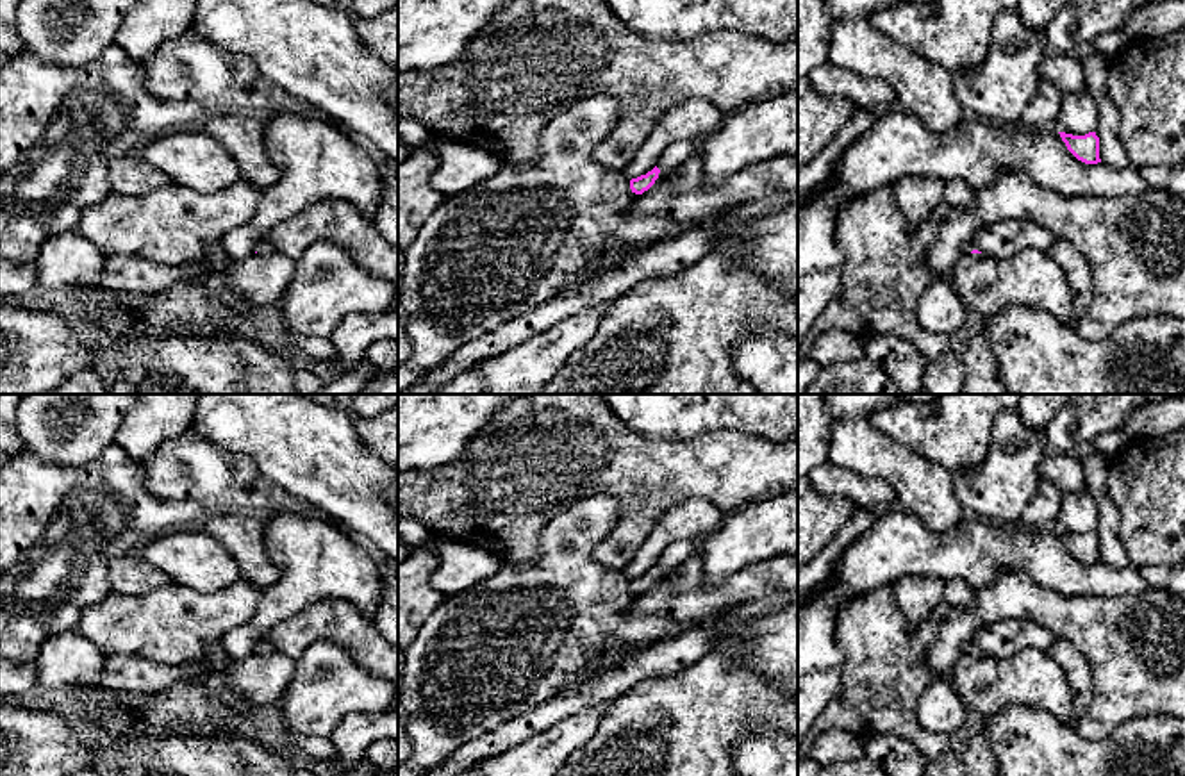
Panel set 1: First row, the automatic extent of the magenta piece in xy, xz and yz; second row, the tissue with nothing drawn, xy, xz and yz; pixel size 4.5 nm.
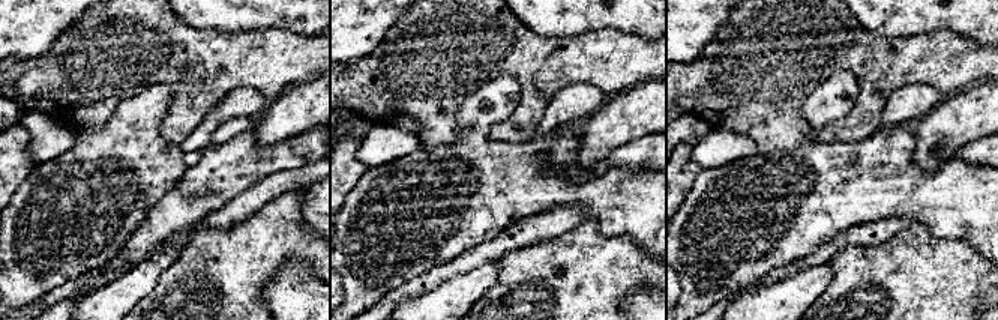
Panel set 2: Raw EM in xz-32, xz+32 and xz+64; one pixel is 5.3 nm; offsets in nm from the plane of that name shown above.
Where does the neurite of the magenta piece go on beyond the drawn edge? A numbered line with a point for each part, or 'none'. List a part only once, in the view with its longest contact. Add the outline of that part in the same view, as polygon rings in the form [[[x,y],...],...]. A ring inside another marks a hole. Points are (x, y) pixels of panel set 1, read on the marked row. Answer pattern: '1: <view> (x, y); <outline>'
1: xz (677, 154); [[[701,139],[698,141],[678,141],[669,144],[657,162],[660,171],[671,171],[680,168],[691,155],[698,153],[701,148]]]

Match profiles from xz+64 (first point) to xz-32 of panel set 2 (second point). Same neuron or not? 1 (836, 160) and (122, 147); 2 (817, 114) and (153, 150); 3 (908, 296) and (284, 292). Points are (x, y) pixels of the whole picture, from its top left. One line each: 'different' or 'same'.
1: same
2: same
3: different

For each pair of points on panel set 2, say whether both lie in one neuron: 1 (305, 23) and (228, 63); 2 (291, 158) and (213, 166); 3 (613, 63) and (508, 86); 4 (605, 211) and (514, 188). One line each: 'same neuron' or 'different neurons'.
1: different neurons
2: same neuron
3: different neurons
4: same neuron

